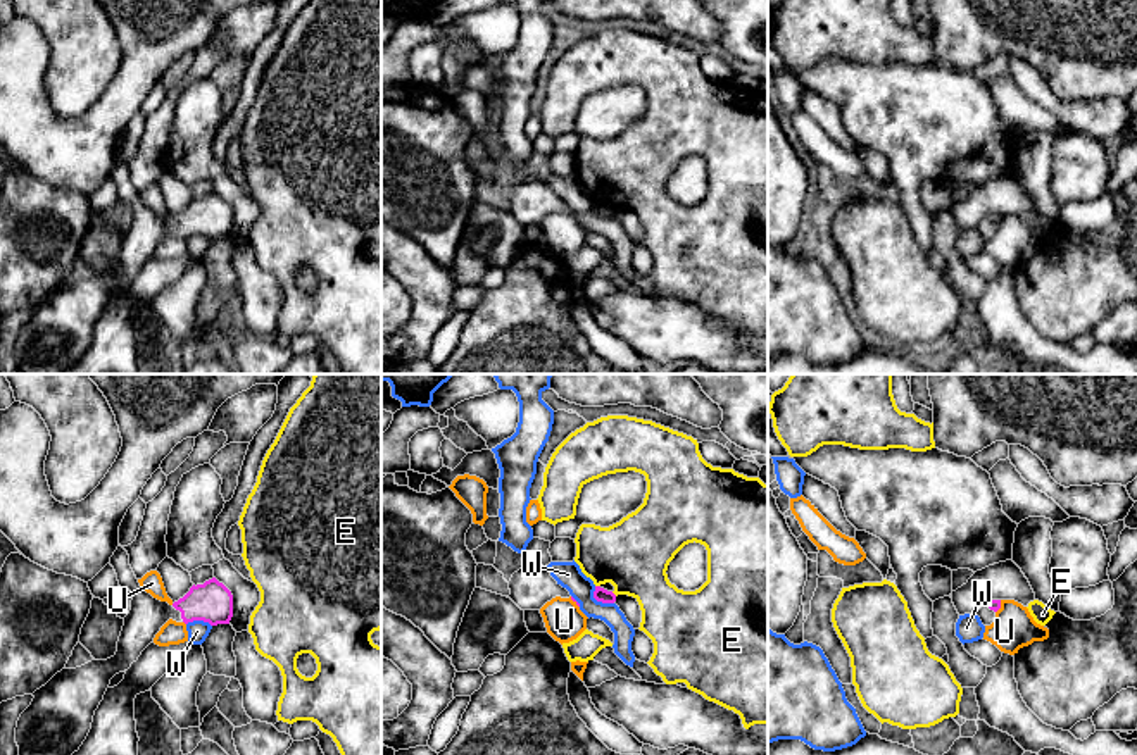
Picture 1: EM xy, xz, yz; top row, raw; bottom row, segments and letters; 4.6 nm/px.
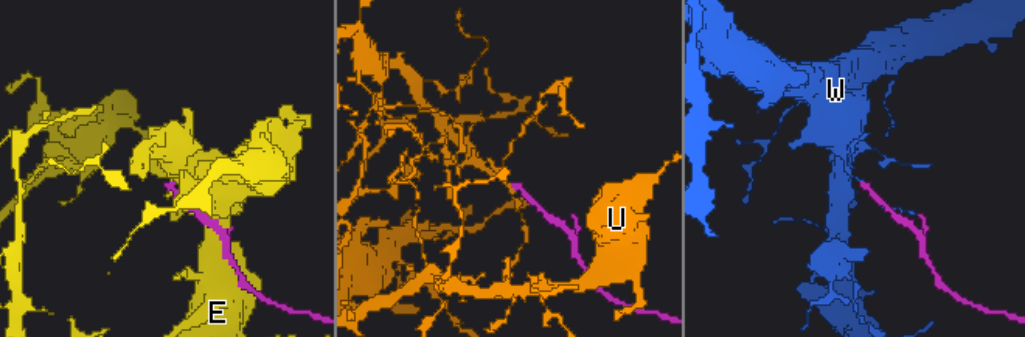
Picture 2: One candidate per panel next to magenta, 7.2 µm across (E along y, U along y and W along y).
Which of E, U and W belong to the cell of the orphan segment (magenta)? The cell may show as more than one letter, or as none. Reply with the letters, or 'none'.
none

